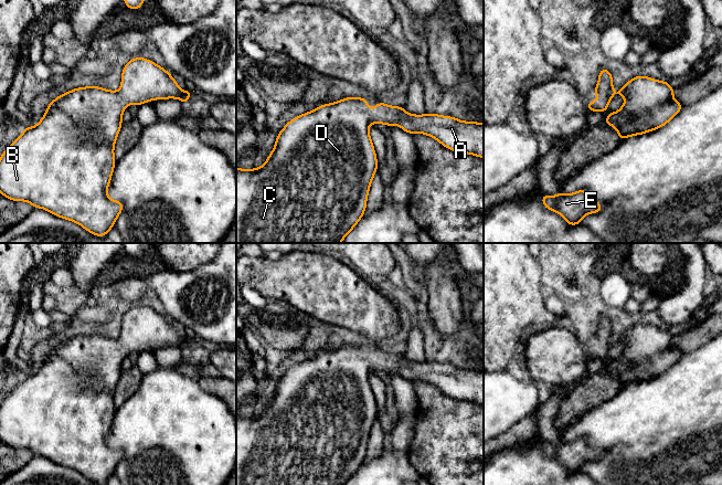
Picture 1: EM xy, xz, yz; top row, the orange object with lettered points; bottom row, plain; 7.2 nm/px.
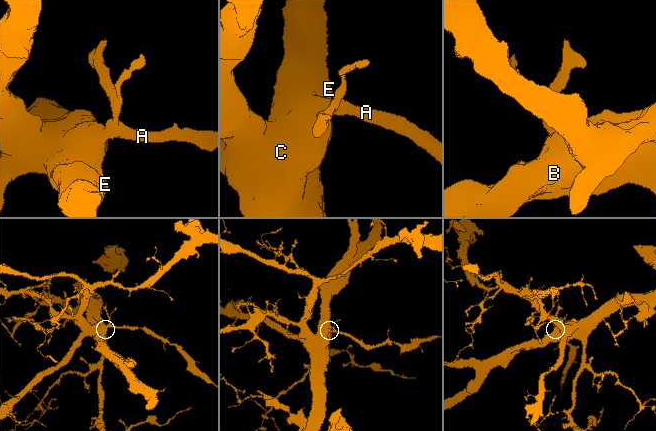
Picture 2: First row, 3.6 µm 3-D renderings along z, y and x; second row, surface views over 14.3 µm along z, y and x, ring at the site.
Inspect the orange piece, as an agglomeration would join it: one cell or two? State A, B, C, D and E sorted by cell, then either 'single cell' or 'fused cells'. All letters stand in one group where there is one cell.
groups A B C D E; single cell

